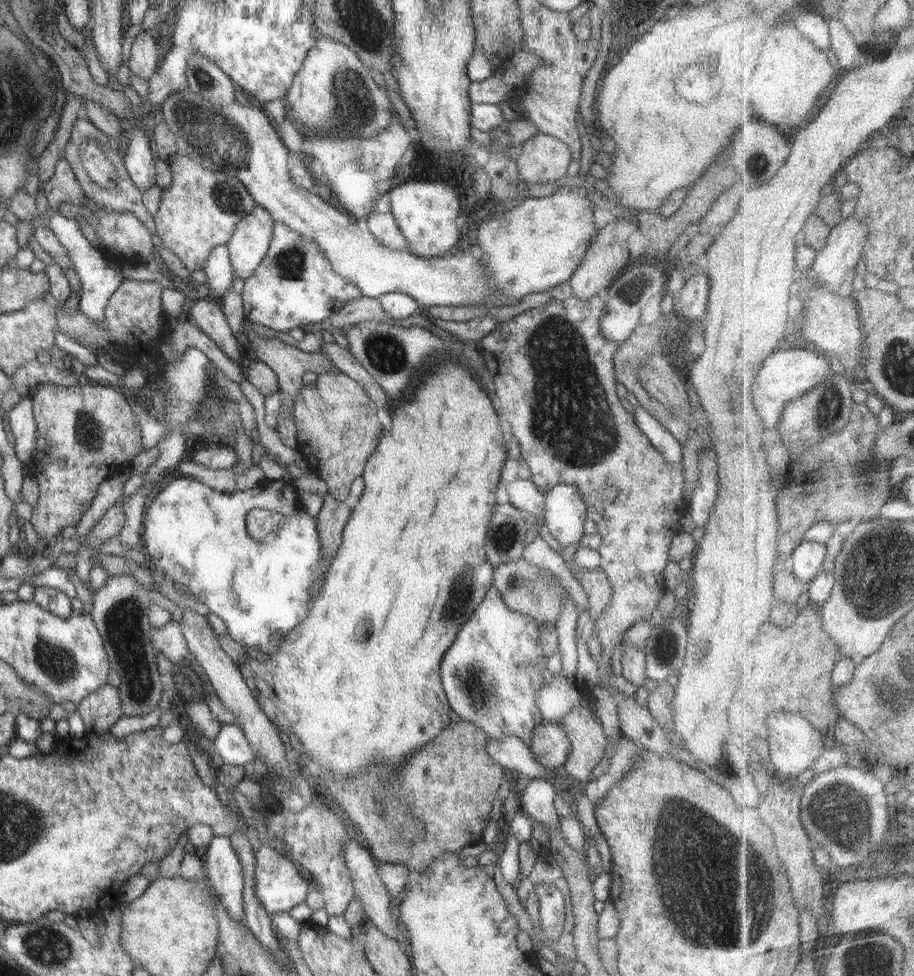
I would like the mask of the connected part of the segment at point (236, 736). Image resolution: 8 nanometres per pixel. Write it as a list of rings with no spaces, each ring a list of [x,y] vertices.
[[[224,723],[213,739],[214,755],[218,764],[245,766],[256,759],[250,740],[235,723]]]

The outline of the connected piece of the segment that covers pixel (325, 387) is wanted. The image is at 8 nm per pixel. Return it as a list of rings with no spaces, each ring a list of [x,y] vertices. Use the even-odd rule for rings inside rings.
[[[328,370],[318,374],[313,383],[303,385],[292,406],[298,429],[296,450],[325,482],[328,494],[337,500],[347,501],[354,479],[364,473],[367,461],[376,452],[382,438],[376,402],[347,374]]]

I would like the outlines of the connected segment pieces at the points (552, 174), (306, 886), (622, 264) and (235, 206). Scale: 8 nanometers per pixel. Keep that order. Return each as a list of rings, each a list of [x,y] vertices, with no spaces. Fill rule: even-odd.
[[[538,133],[523,142],[522,154],[516,159],[520,180],[525,182],[554,182],[567,176],[568,166],[575,158],[570,147],[562,140]]]
[[[272,846],[254,848],[254,858],[256,858],[254,894],[258,894],[260,904],[270,917],[282,912],[290,913],[292,907],[304,902],[306,896],[311,893],[313,882],[306,880],[294,862],[288,856],[276,852]]]
[[[620,217],[606,224],[598,231],[596,236],[592,237],[592,242],[586,250],[586,255],[584,255],[584,261],[578,265],[578,269],[570,277],[569,284],[572,288],[573,296],[576,296],[578,300],[586,300],[596,296],[600,290],[608,288],[614,282],[614,279],[631,262],[627,246],[628,237],[638,228],[639,223]]]
[[[178,154],[169,166],[172,183],[162,189],[158,210],[153,215],[156,239],[186,265],[185,273],[203,269],[211,250],[228,243],[236,224],[257,204],[238,178],[204,167],[190,156]]]

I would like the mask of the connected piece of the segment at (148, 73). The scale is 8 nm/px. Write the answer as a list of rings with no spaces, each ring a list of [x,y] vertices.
[[[160,29],[145,30],[134,38],[130,48],[130,57],[127,60],[130,72],[146,81],[156,73],[160,64],[156,43],[158,34],[160,34]]]

